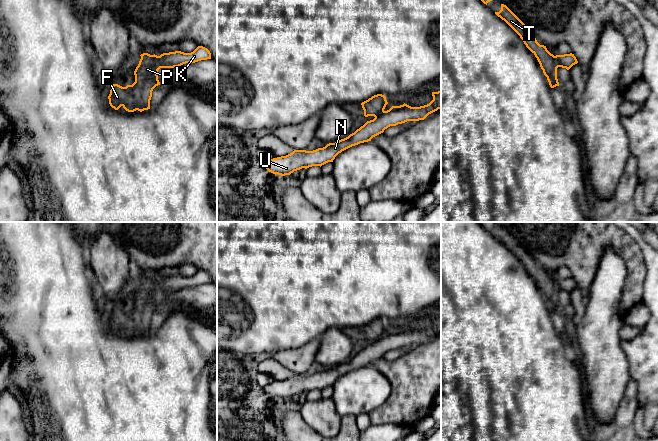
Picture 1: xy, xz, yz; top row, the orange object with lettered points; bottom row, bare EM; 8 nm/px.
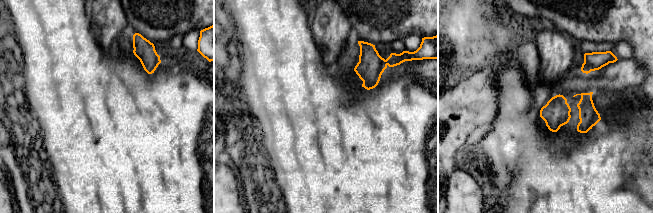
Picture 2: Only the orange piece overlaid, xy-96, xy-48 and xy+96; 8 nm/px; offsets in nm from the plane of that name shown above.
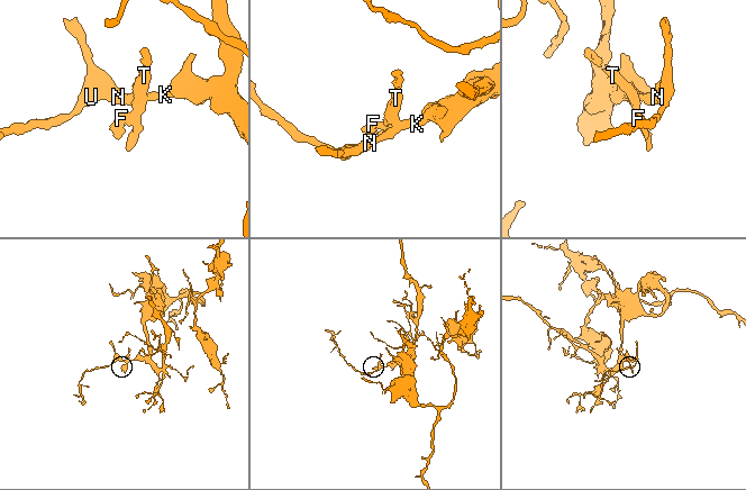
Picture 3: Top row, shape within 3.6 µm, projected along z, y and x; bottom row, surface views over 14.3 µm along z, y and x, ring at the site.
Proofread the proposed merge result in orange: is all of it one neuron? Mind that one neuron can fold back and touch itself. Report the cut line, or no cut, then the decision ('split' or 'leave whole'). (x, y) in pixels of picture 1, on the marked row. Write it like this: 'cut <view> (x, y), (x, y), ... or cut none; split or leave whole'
cut xy (155, 55), (156, 62), (160, 67); split

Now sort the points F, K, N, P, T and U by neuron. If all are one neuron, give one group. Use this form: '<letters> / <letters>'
F P T / K N U

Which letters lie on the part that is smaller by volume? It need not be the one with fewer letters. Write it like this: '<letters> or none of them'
F, P, T

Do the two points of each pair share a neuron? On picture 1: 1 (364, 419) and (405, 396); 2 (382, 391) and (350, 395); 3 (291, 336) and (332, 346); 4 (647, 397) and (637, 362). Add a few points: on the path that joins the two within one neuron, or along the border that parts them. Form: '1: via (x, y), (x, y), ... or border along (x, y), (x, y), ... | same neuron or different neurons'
1: border along (368, 414), (371, 423) | different neurons
2: via (374, 391), (358, 392) | same neuron
3: border along (340, 327), (329, 327), (319, 336) | different neurons
4: via (647, 388), (646, 371) | same neuron

